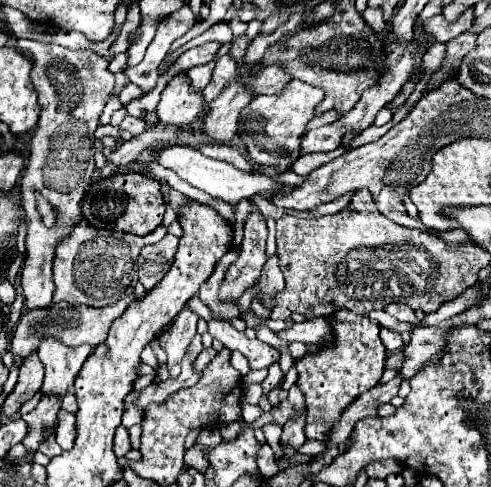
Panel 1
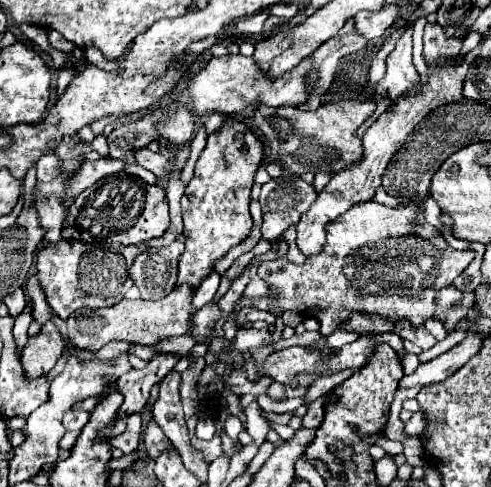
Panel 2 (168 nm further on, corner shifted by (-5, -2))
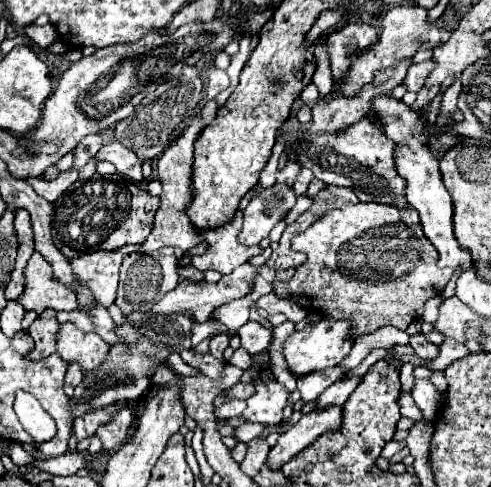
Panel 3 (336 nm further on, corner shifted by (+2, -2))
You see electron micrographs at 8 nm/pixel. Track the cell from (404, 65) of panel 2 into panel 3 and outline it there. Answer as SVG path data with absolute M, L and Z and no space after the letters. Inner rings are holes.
M392 96L376 98L372 110L376 110L376 114L384 114L384 134L396 142L396 168L408 182L408 190L406 190L408 204L418 210L424 236L438 250L436 264L440 268L448 266L448 268L468 270L472 258L466 250L460 250L460 246L456 246L456 238L452 234L452 208L454 208L452 198L448 196L448 190L444 190L438 158L430 150L430 136L426 132L422 114L410 110L402 100L394 100Z

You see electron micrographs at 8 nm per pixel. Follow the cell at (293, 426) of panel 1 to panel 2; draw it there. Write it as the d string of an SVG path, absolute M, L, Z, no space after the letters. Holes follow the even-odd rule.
M325 396L317 398L315 402L311 402L311 404L307 406L307 414L303 416L301 428L311 428L311 430L315 430L315 428L323 422L323 412L325 412L323 406L325 406Z

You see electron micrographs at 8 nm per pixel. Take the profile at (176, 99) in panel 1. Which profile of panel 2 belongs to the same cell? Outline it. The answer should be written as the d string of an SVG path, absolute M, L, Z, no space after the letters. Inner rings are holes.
M221 56L221 58L211 58L207 66L189 78L187 82L187 92L191 96L193 104L193 114L195 116L207 116L211 112L219 112L223 116L237 114L243 106L251 102L261 102L267 106L297 106L307 100L307 88L305 88L305 74L311 70L311 62L303 60L295 70L289 70L283 74L279 80L269 80L263 70L255 64L253 58L247 56Z

